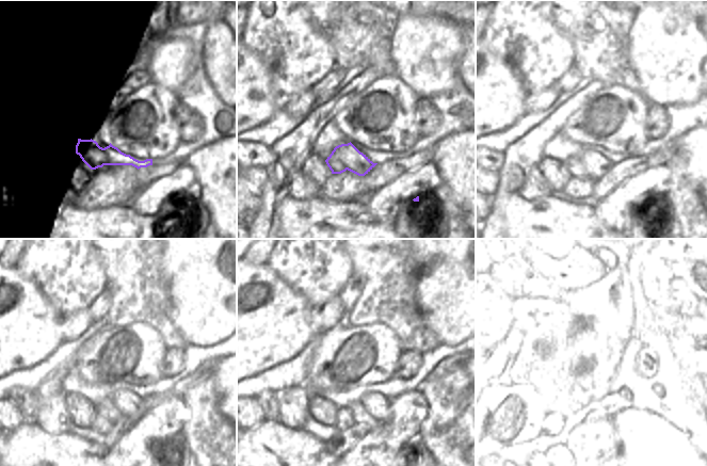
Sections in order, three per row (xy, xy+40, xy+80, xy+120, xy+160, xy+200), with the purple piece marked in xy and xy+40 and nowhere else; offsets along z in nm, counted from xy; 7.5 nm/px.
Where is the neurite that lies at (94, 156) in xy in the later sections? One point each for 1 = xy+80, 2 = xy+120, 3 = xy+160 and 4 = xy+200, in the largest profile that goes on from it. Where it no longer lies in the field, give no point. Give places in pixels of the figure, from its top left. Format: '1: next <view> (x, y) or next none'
1: next xy+80 (590, 164)
2: next xy+120 (124, 403)
3: next xy+160 (371, 406)
4: next xy+200 (625, 412)

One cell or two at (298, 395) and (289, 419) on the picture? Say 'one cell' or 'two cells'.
one cell

